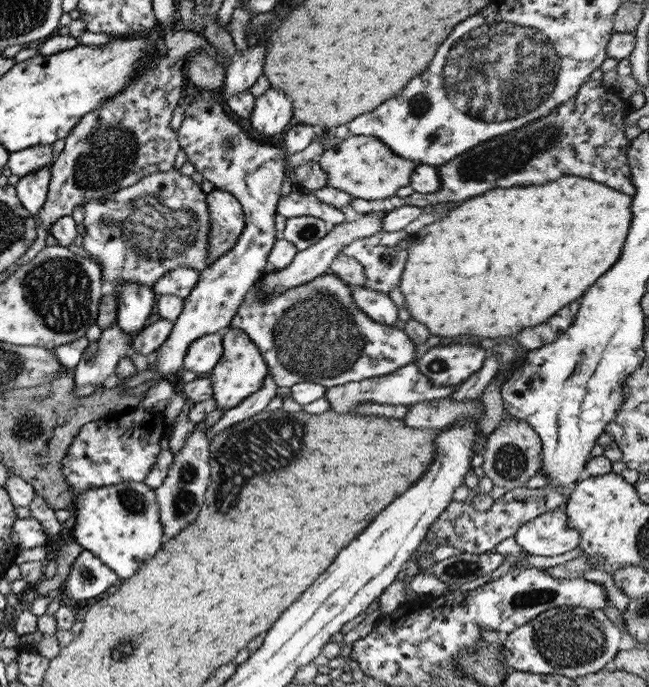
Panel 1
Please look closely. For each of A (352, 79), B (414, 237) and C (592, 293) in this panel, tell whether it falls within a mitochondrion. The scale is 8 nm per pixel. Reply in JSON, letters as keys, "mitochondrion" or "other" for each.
{"A":"other","B":"other","C":"other"}

